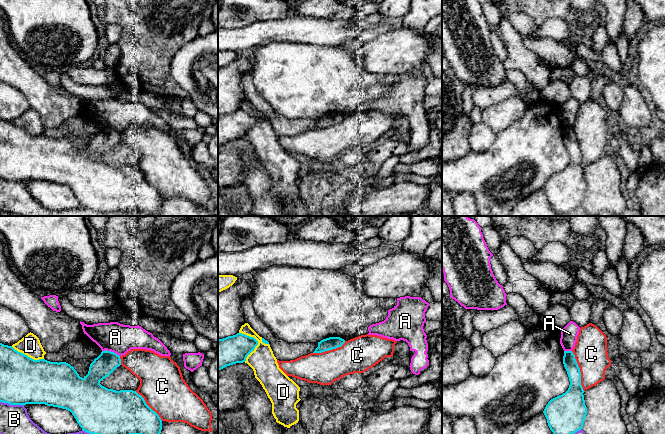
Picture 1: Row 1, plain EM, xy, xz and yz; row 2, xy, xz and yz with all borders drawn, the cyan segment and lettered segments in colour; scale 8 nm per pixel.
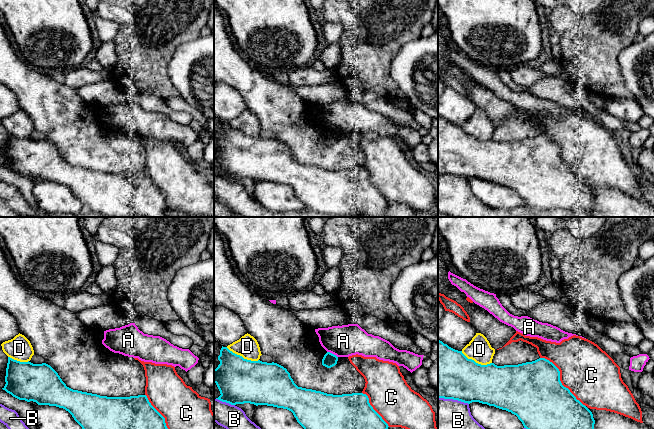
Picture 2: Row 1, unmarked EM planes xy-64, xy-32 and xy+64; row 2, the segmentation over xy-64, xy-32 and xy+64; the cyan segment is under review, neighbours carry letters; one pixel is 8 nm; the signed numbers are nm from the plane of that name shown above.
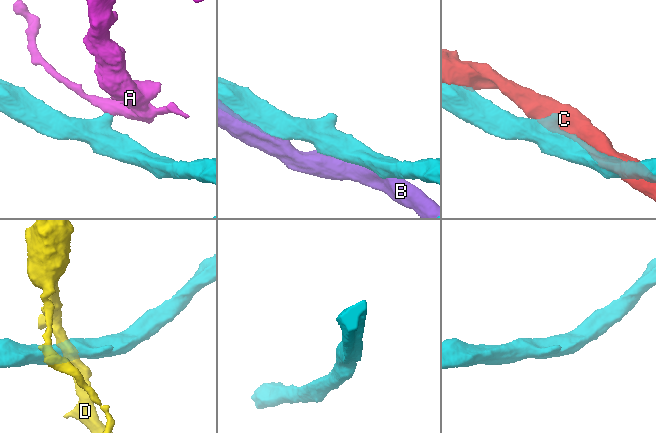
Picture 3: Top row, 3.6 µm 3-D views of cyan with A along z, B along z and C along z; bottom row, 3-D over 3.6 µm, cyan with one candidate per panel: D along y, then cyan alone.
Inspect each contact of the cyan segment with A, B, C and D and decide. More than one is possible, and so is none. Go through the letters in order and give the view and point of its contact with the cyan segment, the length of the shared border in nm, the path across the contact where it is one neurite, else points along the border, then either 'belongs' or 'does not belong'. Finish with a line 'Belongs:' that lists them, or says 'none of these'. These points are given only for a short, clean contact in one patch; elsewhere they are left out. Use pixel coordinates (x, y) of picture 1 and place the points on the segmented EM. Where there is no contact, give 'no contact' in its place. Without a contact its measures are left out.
A: meets cyan in xy at (110, 351); contact 150 nm long; border along xy (102, 350), (113, 351), (119, 356); does not belong
B: meets cyan in xy at (12, 404); contact 200 nm long; does not belong
C: meets cyan in yz at (579, 371); contact 340 nm long; does not belong
D: meets cyan in xz at (257, 342); contact 240 nm long; does not belong
Belongs: none of these

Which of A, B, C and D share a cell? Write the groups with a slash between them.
A / B / C / D

